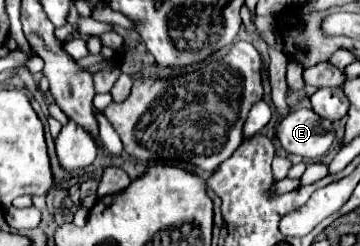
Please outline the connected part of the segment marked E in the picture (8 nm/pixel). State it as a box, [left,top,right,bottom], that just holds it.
[277,108,335,160]

